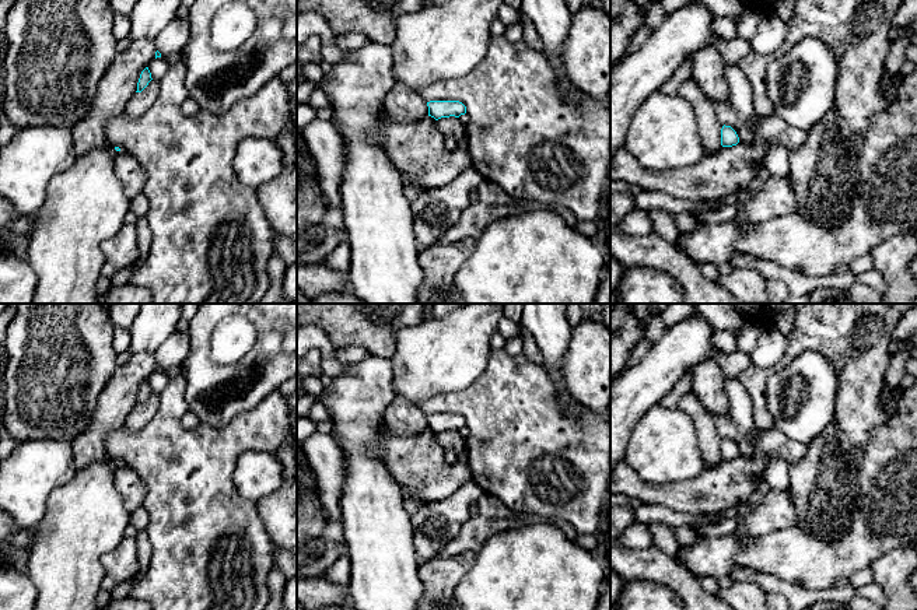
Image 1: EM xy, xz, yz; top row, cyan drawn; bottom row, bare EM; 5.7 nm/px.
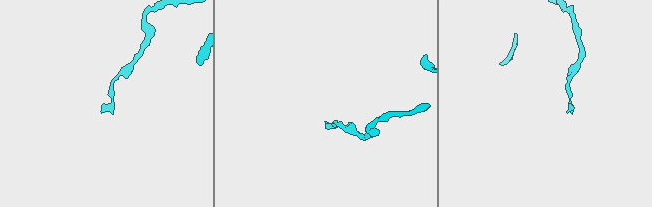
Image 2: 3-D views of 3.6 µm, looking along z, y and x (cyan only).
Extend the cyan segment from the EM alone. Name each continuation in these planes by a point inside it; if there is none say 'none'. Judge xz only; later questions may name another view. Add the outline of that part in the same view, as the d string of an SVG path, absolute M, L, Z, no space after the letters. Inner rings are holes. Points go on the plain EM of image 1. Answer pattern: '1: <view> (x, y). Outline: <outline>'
none

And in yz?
none

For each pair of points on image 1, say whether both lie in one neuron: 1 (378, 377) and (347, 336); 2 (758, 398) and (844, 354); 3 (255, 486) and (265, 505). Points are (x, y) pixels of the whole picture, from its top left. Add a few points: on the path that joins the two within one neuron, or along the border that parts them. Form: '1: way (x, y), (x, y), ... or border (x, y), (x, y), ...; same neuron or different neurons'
1: border (370, 354), (389, 360); different neurons
2: way (767, 372), (777, 367), (801, 343), (819, 343); same neuron
3: border (282, 480), (276, 490), (255, 502); different neurons

